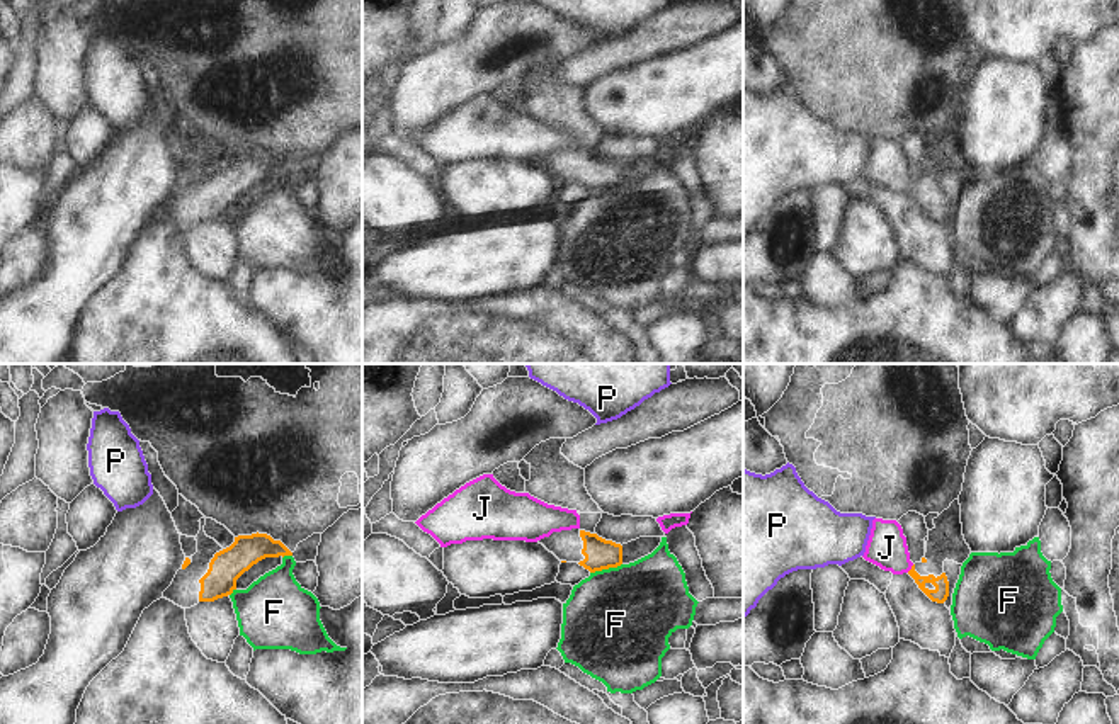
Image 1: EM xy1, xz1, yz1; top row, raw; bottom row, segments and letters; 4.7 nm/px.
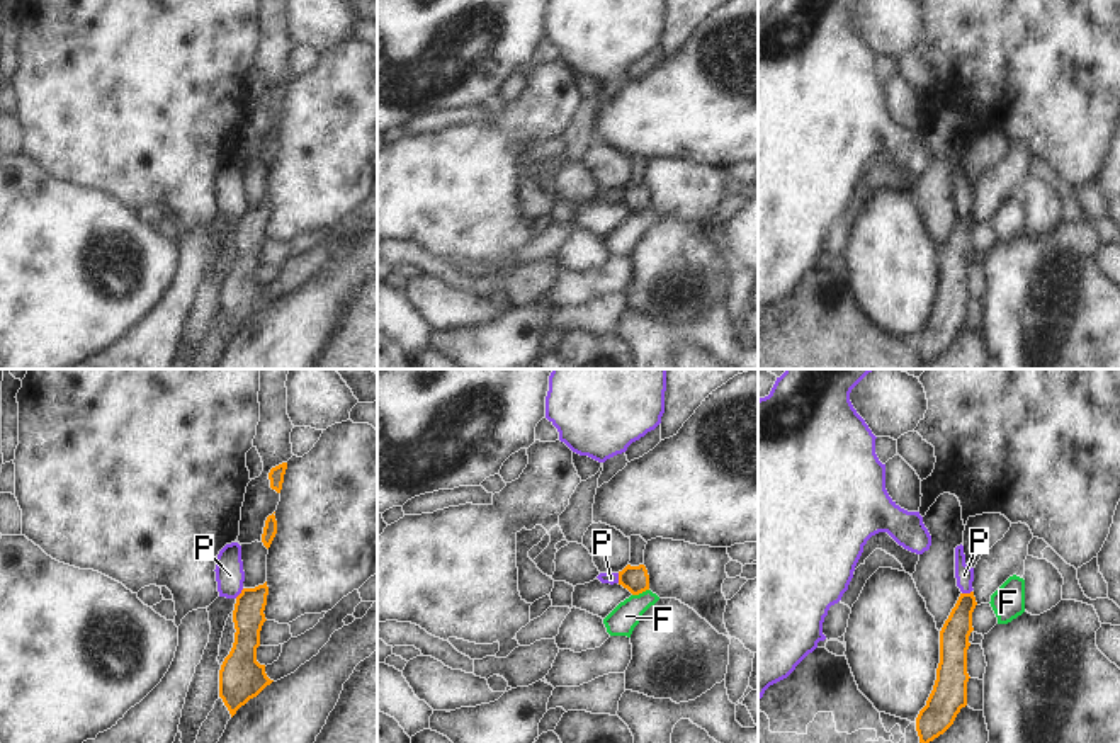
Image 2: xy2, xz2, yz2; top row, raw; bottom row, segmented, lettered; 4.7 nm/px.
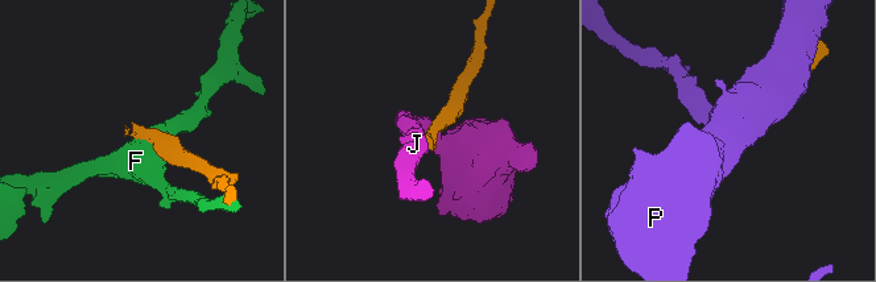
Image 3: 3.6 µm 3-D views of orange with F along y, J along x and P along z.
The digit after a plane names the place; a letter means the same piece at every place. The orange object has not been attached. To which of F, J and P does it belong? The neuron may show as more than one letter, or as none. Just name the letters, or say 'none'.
none.

